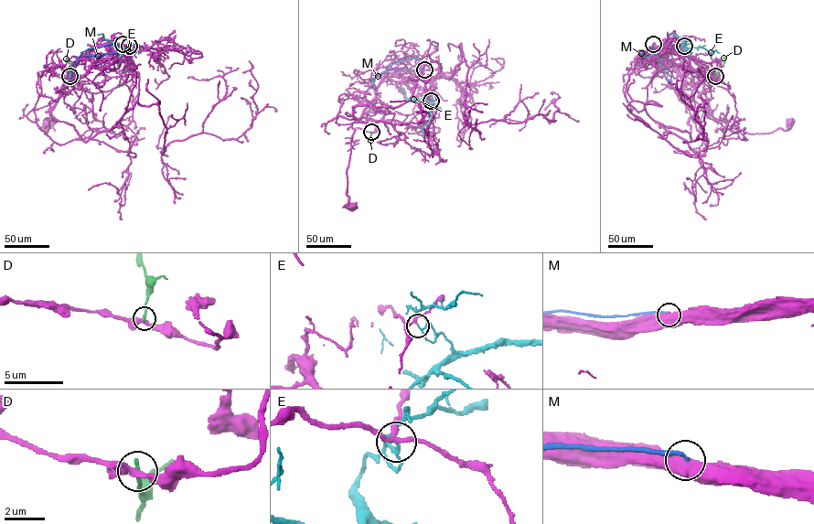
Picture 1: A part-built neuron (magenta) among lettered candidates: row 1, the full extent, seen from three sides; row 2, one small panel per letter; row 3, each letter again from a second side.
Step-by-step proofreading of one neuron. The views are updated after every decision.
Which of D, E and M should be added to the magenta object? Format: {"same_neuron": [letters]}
{"same_neuron": []}

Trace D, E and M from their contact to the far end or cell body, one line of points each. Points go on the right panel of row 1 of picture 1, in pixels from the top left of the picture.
D: (715, 76), (724, 62), (724, 58), (722, 58)
E: (684, 46), (687, 48), (684, 50), (681, 48), (683, 40), (670, 34)
M: (653, 44), (661, 67), (670, 76), (669, 80)

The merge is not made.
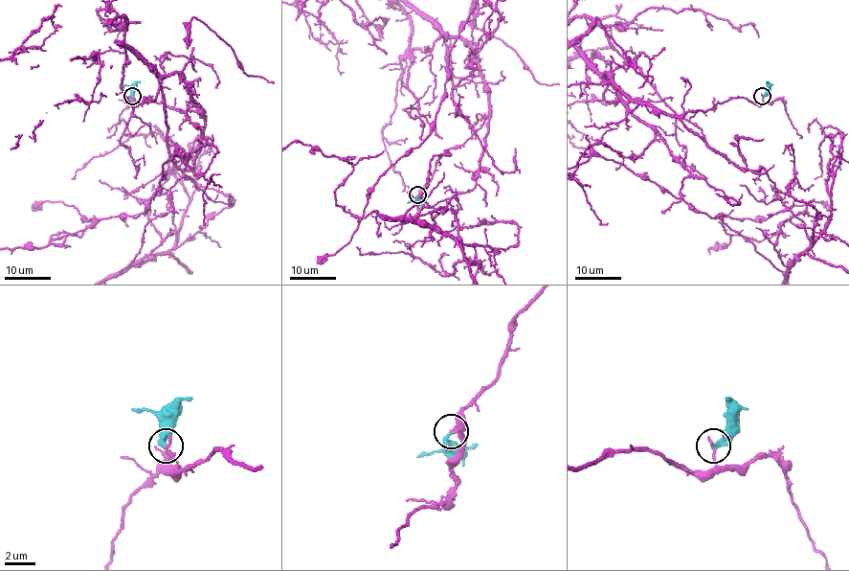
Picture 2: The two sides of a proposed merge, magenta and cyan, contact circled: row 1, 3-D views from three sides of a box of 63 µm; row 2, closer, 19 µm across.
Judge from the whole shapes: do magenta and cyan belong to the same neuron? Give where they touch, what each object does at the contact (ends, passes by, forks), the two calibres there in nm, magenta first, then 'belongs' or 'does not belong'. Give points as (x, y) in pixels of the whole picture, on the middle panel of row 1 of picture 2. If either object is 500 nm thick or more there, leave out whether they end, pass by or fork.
(417, 194) | magenta ends | cyan ends | 200/340 nm | belongs

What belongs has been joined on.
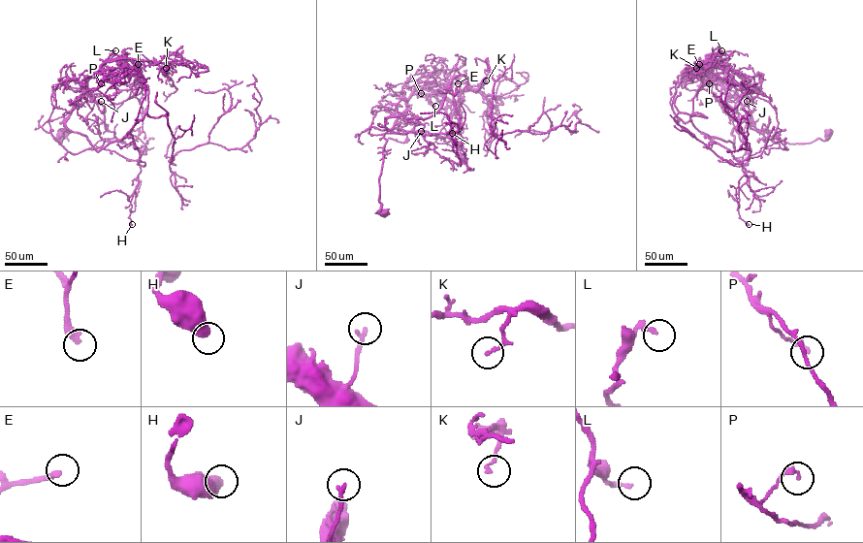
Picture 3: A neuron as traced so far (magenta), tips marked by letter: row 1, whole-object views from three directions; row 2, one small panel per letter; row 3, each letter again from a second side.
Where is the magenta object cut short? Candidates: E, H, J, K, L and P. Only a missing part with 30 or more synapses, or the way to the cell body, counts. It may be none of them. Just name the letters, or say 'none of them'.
none of them

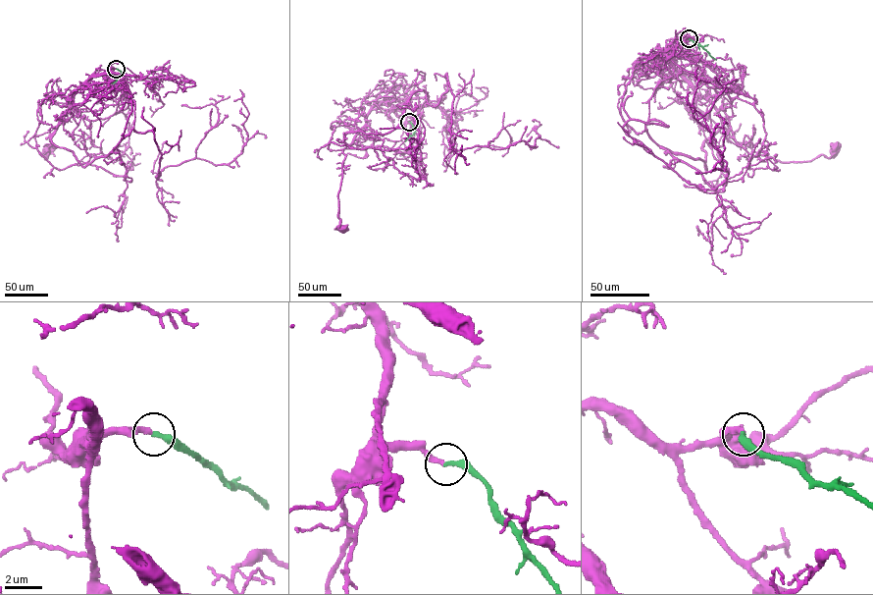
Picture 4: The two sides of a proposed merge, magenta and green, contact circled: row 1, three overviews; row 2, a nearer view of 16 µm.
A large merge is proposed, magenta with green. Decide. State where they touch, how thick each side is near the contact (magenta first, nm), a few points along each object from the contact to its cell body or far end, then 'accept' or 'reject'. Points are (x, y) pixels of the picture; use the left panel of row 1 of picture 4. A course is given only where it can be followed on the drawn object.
place (116, 69); calibres 280 and 300 nm; course magenta (116, 69), (92, 76), (76, 92), (74, 103), (49, 136), (53, 143), (45, 159), (51, 147); course green (116, 69), (122, 75), (112, 83); accept

